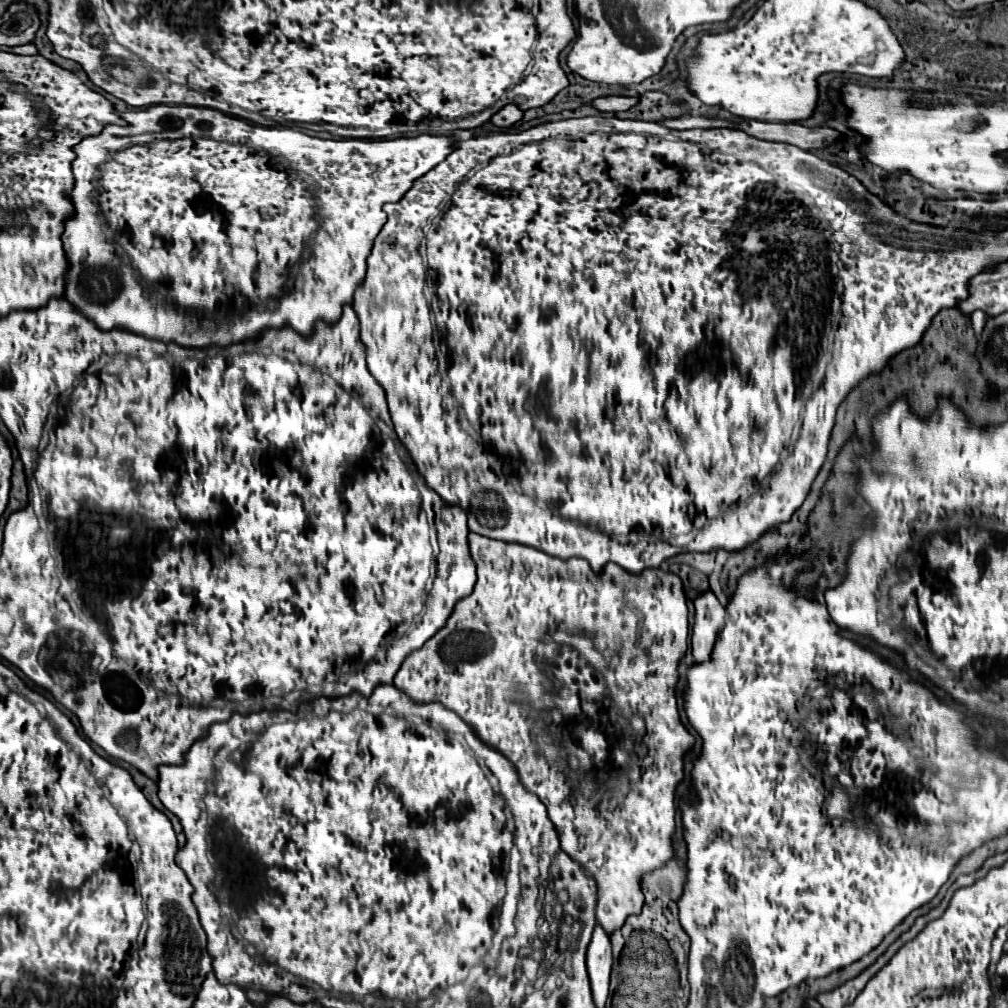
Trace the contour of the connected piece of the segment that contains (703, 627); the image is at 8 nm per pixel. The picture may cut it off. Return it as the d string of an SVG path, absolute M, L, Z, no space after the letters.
M707 590L695 600L695 626L693 626L693 658L695 662L705 662L711 658L711 648L715 648L715 638L723 630L725 608L721 602Z

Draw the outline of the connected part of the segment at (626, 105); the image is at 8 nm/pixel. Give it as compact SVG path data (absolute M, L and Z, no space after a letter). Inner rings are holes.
M601 96L591 102L591 106L599 112L621 112L629 110L637 104L637 98L625 98L625 96Z

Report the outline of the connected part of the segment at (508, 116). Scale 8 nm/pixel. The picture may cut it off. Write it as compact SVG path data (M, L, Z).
M507 104L505 108L501 108L501 110L491 118L491 122L493 122L495 126L509 128L509 126L513 126L515 122L519 122L521 118L523 118L523 112L521 112L515 104Z

